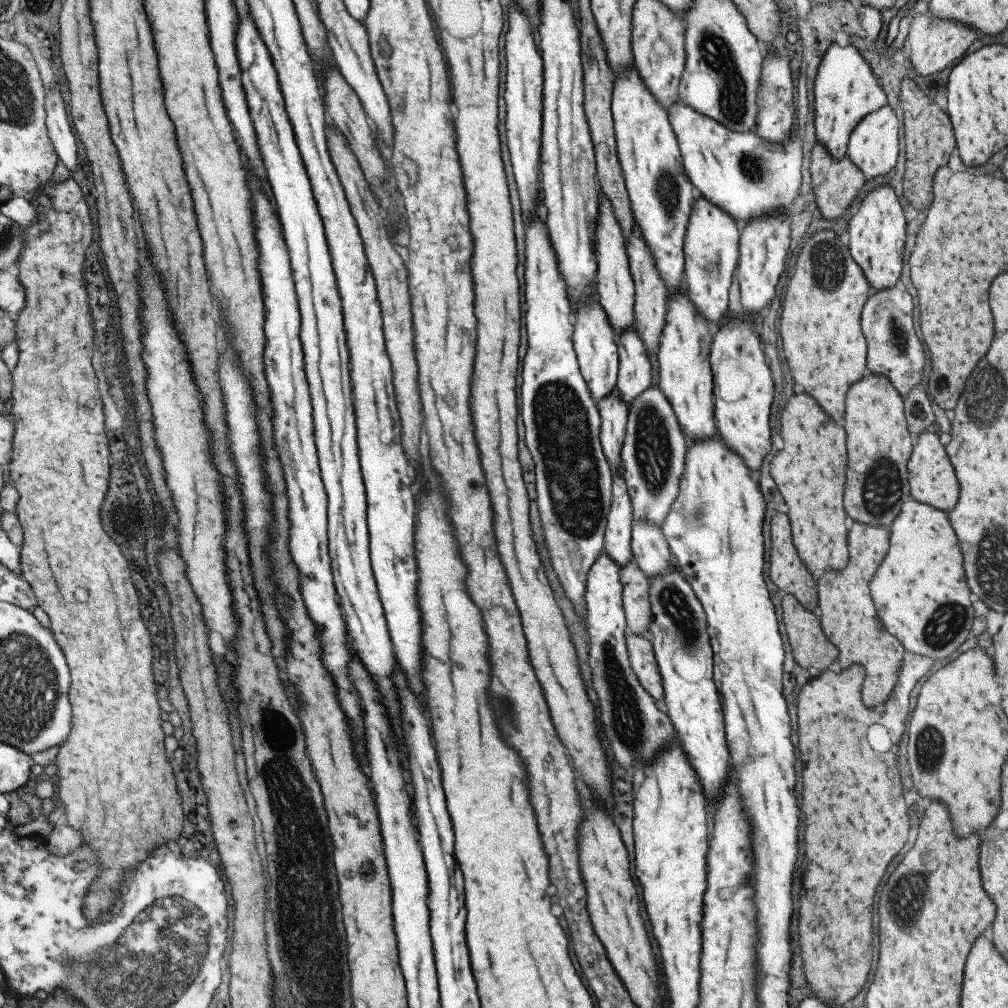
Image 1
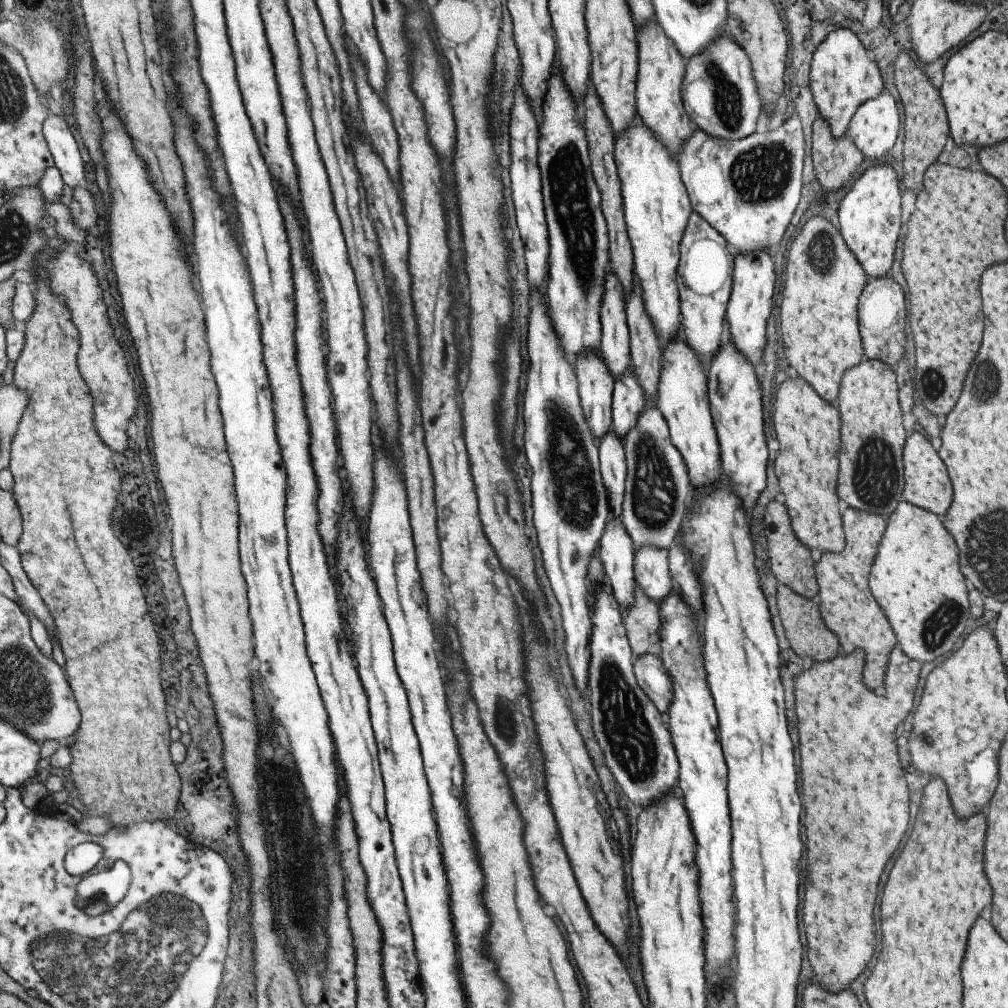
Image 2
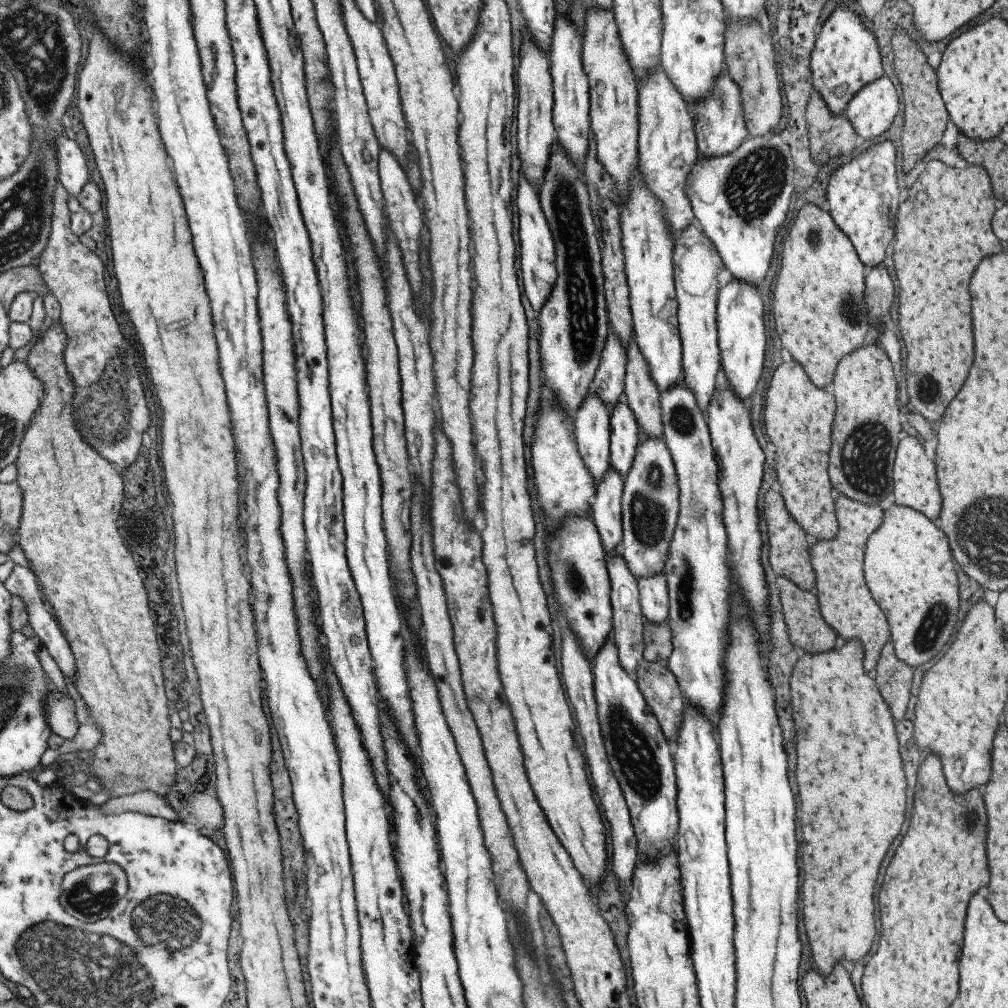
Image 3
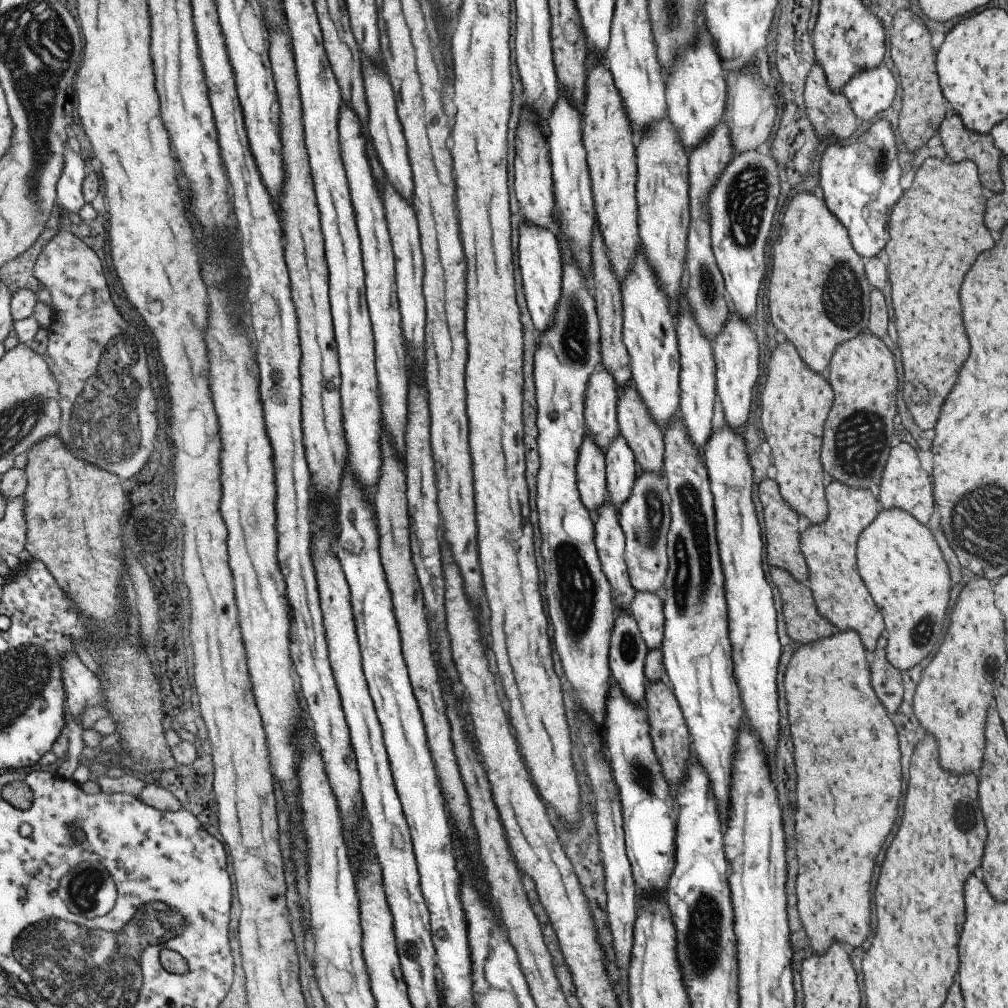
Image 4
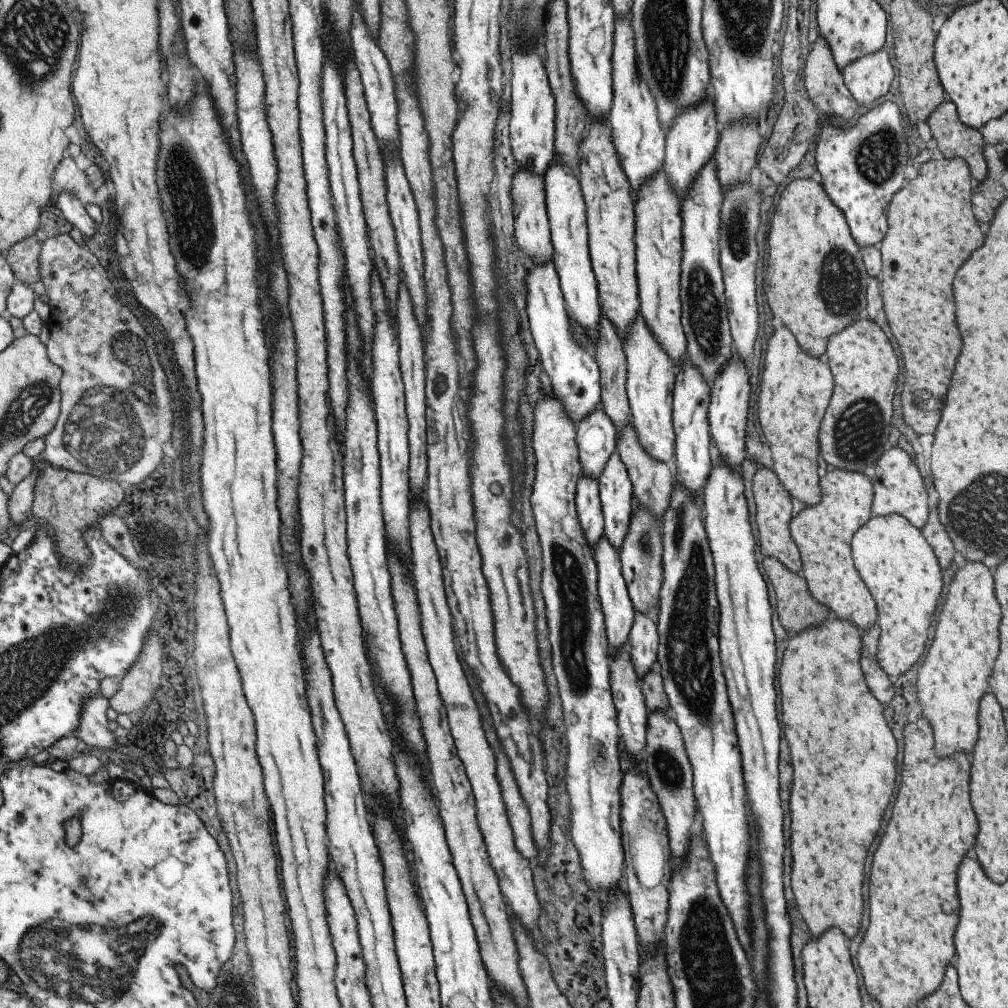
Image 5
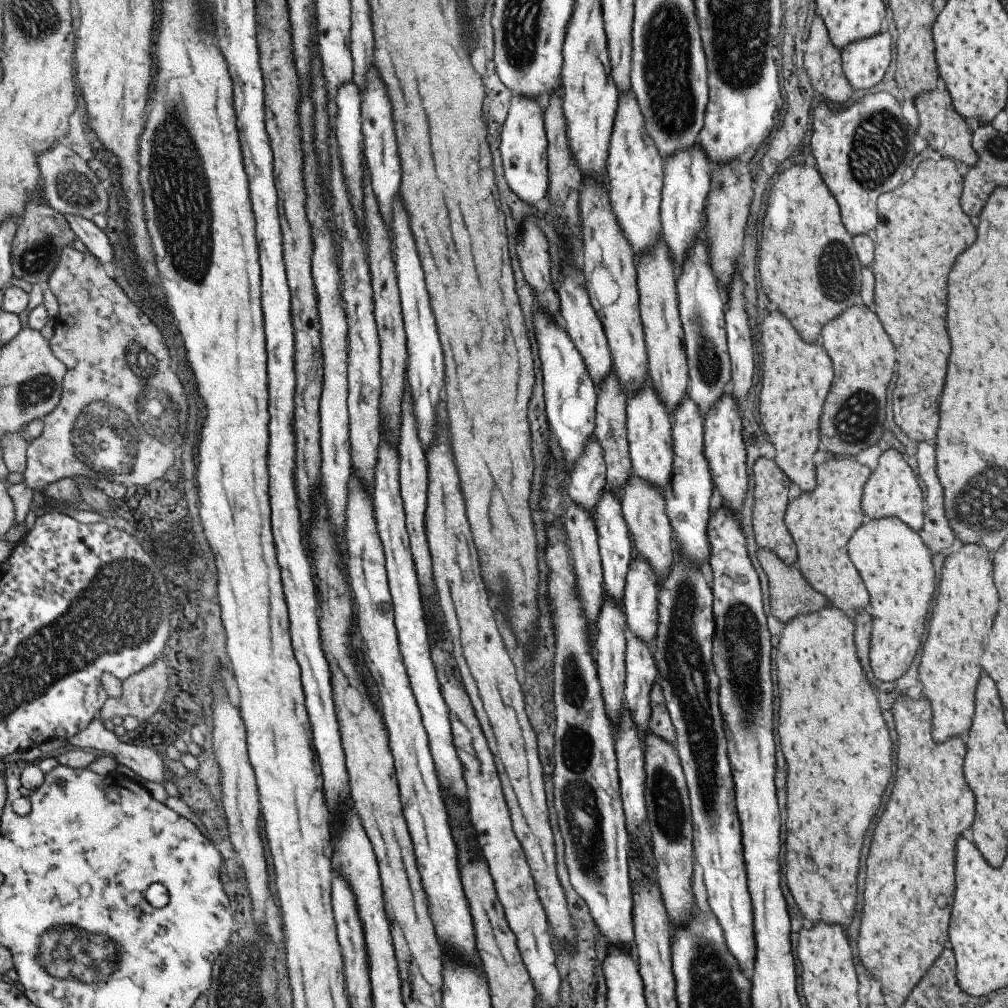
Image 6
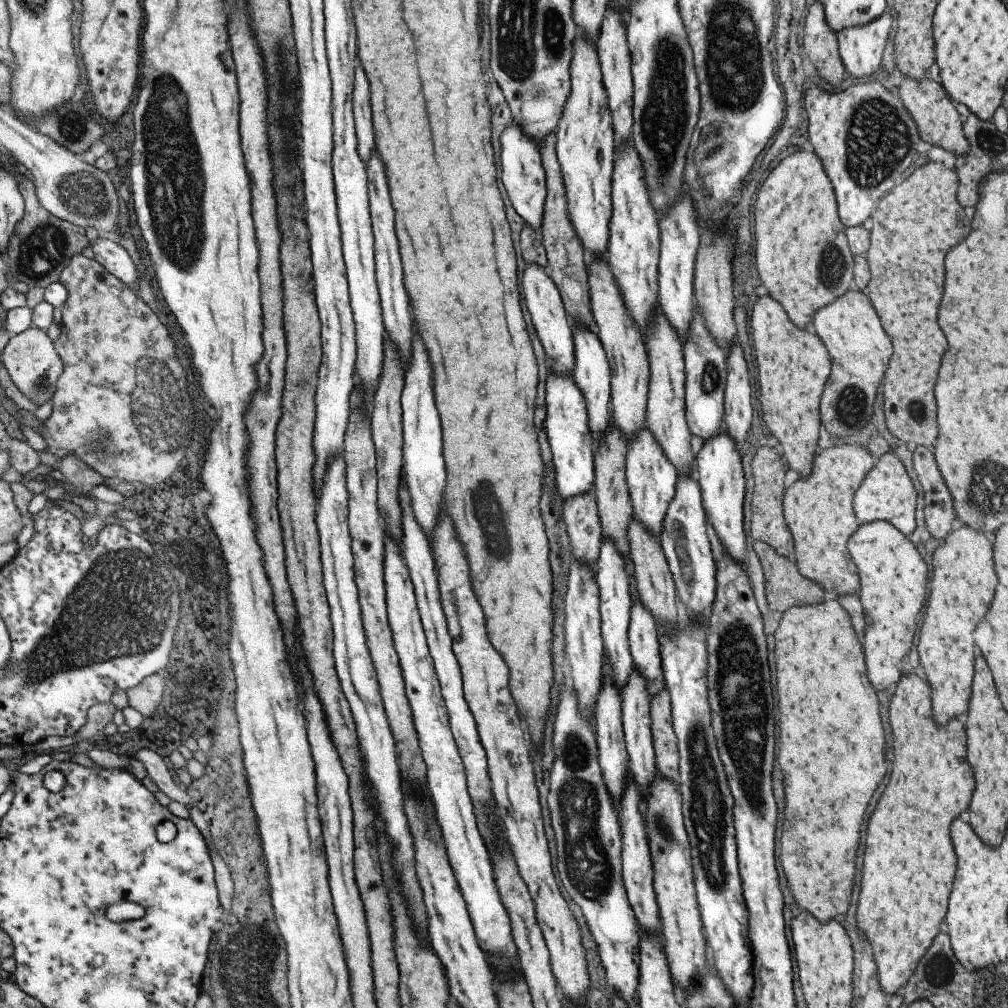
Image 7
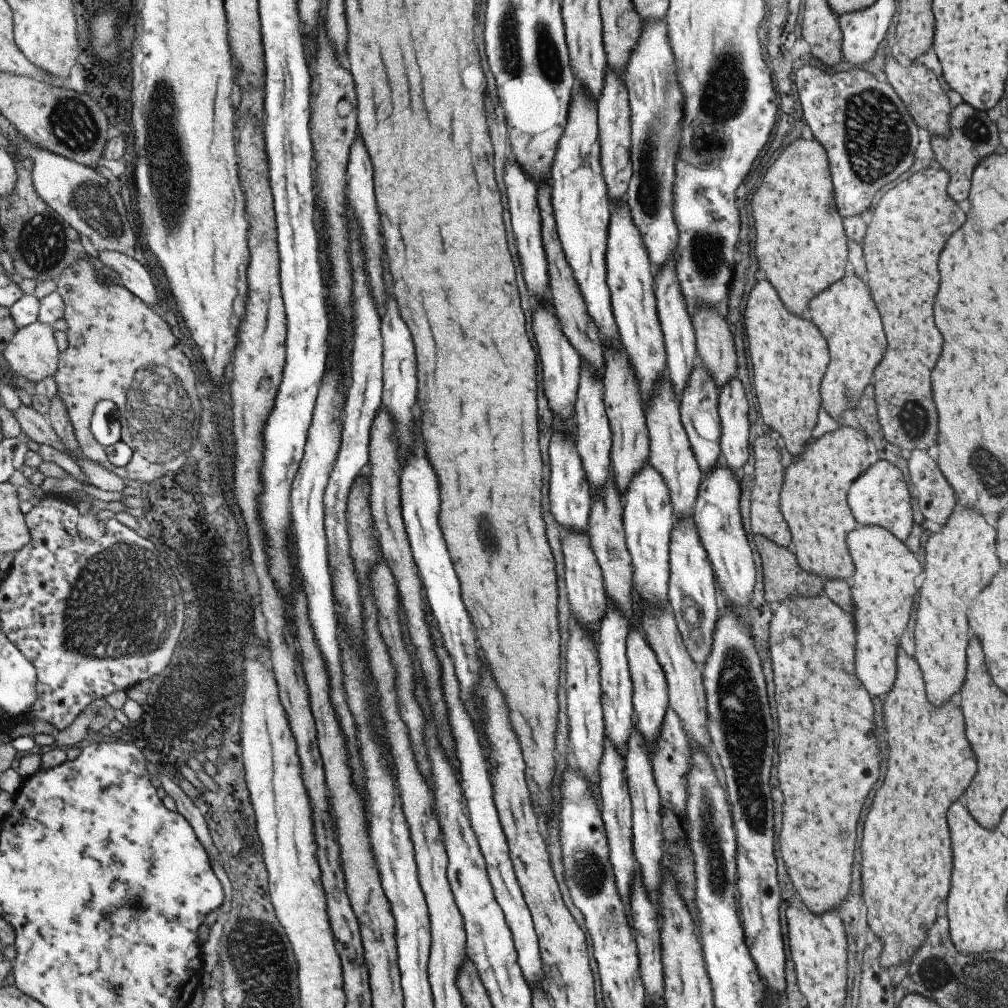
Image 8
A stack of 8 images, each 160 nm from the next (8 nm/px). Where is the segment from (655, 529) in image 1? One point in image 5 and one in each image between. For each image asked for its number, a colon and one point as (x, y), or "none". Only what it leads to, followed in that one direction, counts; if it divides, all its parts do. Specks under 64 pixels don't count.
2: (650, 571)
3: (652, 590)
4: (645, 607)
5: (643, 637)

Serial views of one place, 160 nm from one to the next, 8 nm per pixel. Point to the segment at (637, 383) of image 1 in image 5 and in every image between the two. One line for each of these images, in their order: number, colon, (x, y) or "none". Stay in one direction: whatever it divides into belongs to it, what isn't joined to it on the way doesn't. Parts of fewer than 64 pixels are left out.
2: (627, 401)
3: (623, 428)
4: (619, 469)
5: (614, 487)

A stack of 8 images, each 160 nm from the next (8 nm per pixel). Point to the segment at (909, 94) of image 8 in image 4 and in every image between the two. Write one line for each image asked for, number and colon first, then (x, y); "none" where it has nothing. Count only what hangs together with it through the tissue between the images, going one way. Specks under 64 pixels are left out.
4: (960, 144)
5: (953, 139)
6: (945, 131)
7: (935, 118)

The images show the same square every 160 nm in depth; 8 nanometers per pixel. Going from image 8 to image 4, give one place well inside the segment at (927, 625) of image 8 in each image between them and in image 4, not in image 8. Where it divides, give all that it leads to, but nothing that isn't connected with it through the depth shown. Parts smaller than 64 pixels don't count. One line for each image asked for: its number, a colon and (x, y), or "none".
4: (950, 701)
5: (953, 676)
6: (965, 603)
7: (962, 579)

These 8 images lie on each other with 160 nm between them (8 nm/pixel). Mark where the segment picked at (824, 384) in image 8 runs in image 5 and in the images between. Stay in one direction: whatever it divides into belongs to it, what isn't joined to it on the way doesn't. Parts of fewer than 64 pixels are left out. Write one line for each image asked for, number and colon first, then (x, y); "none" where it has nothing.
5: (853, 434)
6: (852, 419)
7: (859, 350)

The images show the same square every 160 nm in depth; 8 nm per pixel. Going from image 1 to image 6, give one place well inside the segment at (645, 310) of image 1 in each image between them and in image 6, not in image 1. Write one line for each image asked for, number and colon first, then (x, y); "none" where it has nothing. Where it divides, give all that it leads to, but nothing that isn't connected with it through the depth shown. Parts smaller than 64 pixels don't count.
2: (645, 349)
3: (640, 393)
4: (643, 435)
5: (651, 480)
6: (642, 505)

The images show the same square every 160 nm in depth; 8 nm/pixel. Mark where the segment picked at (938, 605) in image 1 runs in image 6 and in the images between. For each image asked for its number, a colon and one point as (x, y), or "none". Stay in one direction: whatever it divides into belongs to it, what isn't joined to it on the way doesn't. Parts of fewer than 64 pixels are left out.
2: (915, 578)
3: (908, 567)
4: (898, 559)
5: (900, 570)
6: (894, 564)

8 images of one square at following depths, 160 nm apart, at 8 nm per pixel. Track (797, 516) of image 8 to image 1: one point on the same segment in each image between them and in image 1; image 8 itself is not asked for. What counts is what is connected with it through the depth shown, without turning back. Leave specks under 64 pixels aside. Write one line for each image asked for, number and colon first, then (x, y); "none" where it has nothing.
1: (848, 619)
2: (847, 608)
3: (845, 604)
4: (828, 548)
5: (822, 534)
6: (820, 522)
7: (817, 510)

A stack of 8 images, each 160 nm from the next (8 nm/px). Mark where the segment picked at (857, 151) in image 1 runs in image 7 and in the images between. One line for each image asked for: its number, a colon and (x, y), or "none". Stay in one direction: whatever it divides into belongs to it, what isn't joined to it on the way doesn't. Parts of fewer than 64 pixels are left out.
2: (874, 126)
3: (870, 112)
4: (869, 92)
5: (867, 78)
6: (863, 62)
7: (859, 48)

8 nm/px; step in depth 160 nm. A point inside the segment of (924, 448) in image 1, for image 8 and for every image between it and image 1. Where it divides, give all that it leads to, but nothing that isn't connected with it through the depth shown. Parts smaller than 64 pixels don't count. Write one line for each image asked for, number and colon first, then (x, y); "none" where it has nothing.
2: (926, 483)
3: (914, 481)
4: (903, 484)
5: (897, 488)
6: (891, 490)
7: (886, 493)
8: (878, 496)

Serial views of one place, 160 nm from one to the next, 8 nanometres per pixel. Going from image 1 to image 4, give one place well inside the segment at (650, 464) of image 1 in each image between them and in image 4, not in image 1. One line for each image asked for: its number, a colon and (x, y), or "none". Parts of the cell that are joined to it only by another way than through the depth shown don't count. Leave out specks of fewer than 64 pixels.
2: (656, 489)
3: (649, 502)
4: (644, 517)

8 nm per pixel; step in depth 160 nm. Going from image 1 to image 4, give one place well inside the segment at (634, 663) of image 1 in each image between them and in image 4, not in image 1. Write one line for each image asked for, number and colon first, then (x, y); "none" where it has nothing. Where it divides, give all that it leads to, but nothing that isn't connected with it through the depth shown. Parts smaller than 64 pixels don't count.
2: (654, 681)
3: (658, 687)
4: (670, 738)

